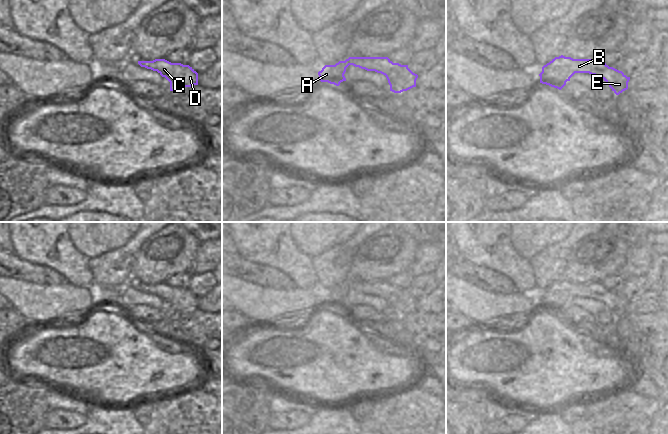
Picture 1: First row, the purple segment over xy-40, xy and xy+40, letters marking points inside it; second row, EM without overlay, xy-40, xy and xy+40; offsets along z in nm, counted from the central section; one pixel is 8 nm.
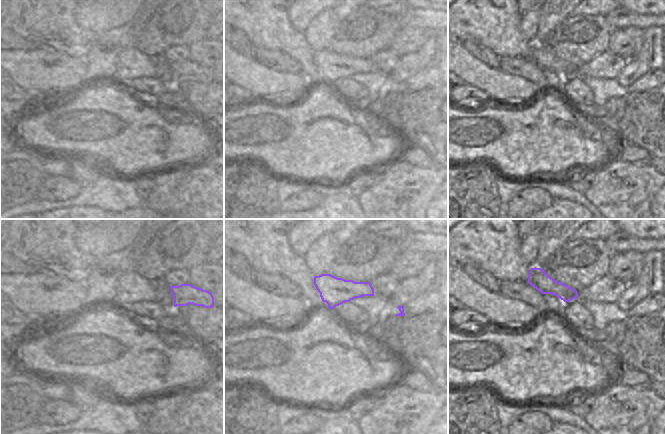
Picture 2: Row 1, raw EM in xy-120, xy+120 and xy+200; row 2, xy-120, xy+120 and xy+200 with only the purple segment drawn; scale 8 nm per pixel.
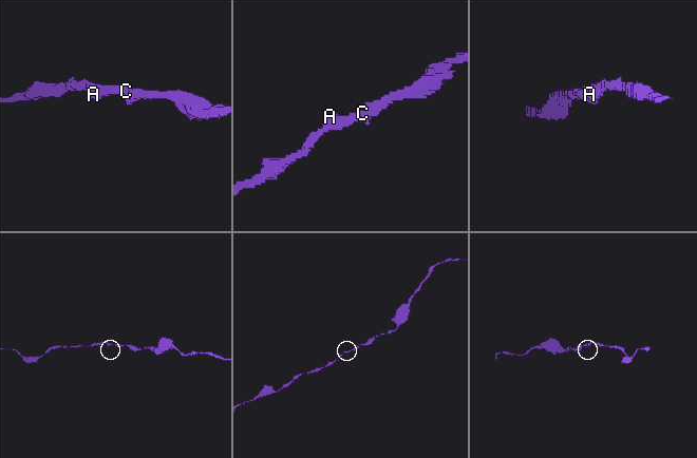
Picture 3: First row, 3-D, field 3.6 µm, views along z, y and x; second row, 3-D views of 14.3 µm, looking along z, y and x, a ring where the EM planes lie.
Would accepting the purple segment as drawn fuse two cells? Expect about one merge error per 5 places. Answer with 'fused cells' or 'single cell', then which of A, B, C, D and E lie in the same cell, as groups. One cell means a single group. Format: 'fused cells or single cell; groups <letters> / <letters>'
single cell; groups A B C D E

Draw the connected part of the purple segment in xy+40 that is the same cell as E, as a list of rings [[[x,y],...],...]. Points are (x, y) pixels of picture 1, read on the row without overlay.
[[[561,279],[542,291],[540,307],[561,314],[575,297],[589,297],[601,301],[616,319],[628,313],[630,304],[622,295],[609,291],[600,281],[573,283]]]

